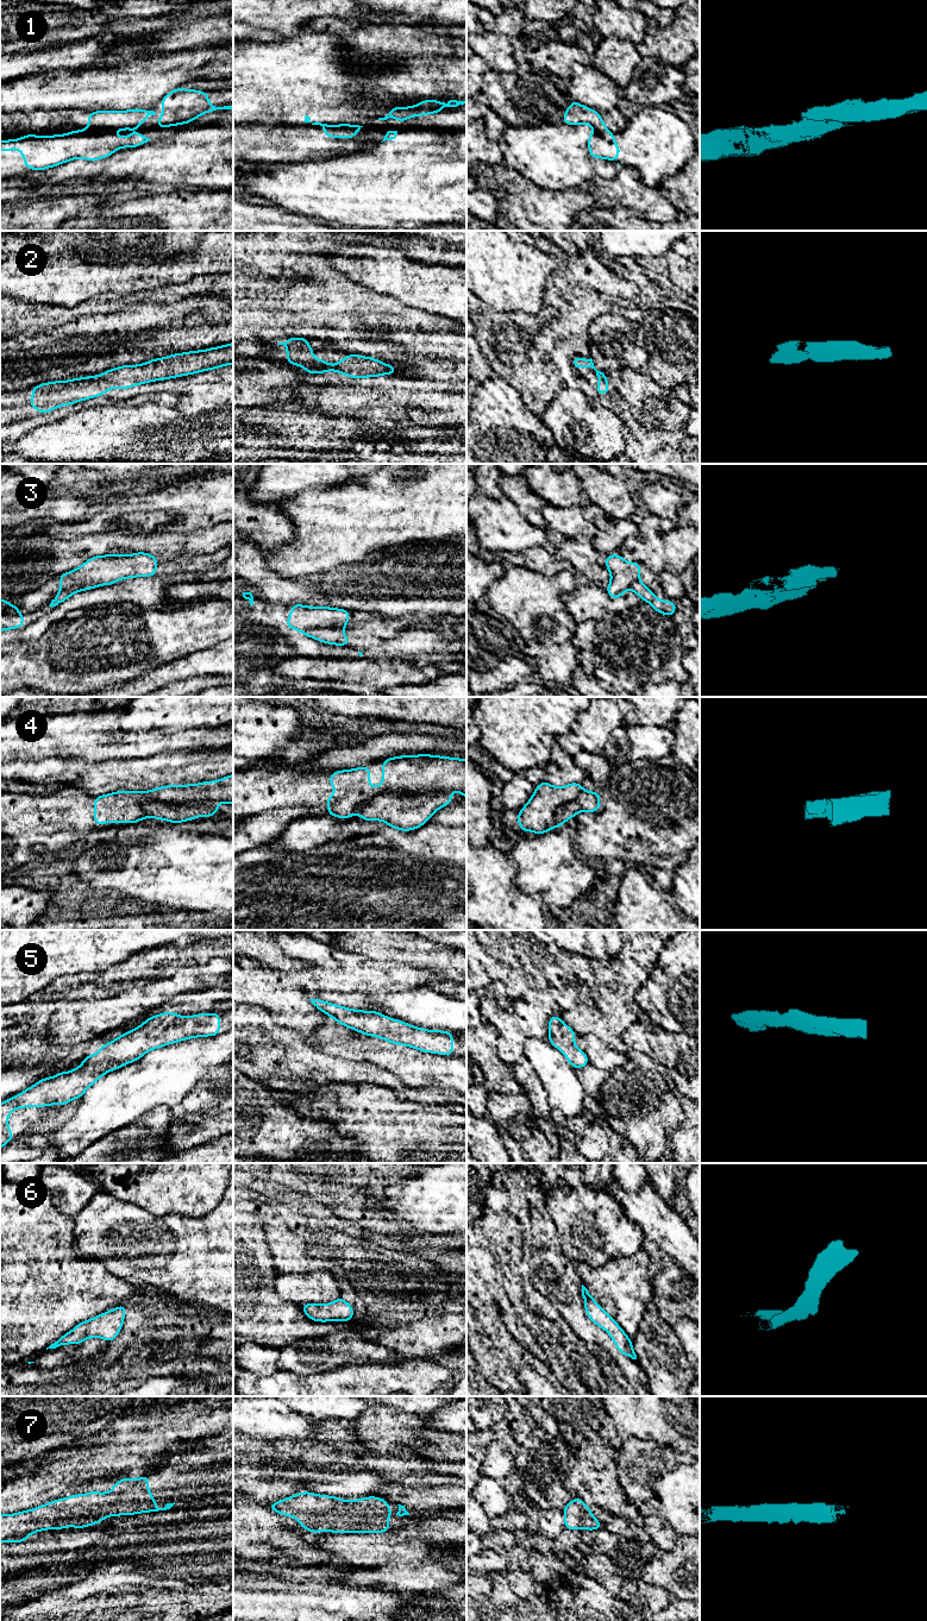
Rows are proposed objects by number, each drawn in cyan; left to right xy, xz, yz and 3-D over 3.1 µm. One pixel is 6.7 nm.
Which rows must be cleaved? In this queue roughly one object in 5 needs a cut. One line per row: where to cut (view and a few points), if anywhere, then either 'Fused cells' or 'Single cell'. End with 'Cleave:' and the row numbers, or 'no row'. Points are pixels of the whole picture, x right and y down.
1: Split along xy (88, 127), (113, 130). Fused cells
2: No split. Single cell
3: Split along xy (100, 584), (68, 584), (57, 595). Fused cells
4: Split along xz (448, 792), (415, 795), (382, 792), (370, 799), (357, 812). Fused cells
5: No split. Single cell
6: No split. Single cell
7: No split. Single cell
Cleave: 1, 3, 4

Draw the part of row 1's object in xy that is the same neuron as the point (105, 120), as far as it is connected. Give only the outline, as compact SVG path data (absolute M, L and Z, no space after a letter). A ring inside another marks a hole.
M129 109L129 111L98 111L88 112L88 128L90 130L126 130L137 128L144 124L149 115L155 115L154 111Z

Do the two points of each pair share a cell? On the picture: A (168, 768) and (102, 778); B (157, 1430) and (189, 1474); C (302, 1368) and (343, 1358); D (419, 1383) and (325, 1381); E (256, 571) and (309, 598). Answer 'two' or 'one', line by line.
A: one
B: two
C: one
D: one
E: one

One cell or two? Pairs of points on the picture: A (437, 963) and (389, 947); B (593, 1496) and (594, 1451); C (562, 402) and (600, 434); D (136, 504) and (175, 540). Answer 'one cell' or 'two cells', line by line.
A: one cell
B: one cell
C: one cell
D: two cells

